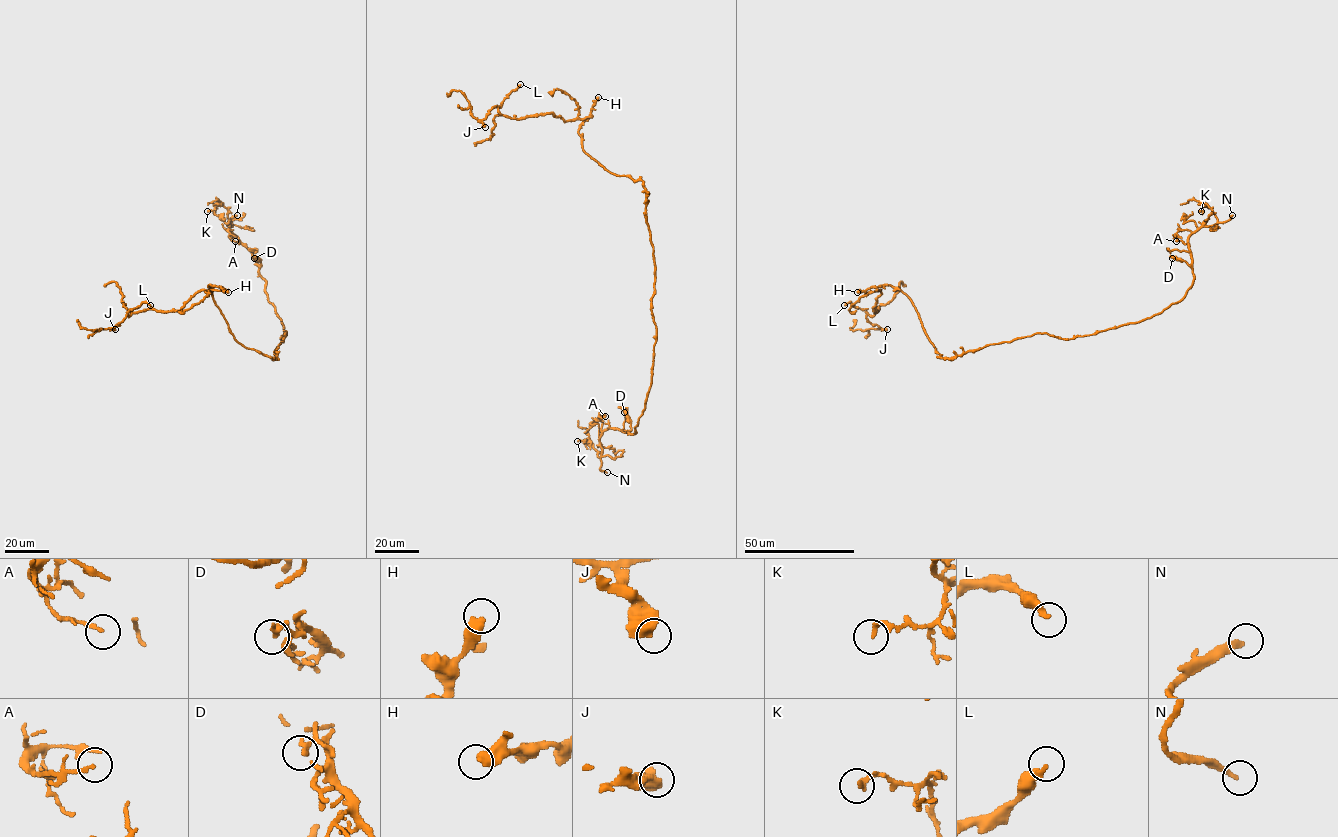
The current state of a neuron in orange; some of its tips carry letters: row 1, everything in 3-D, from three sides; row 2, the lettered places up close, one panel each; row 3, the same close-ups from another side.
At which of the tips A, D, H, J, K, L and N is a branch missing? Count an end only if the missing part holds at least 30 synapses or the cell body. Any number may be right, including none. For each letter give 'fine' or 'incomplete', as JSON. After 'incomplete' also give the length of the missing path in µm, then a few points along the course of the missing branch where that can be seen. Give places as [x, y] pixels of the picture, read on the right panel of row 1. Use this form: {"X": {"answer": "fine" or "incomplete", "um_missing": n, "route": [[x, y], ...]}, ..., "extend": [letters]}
{"A": {"answer": "fine"}, "D": {"answer": "fine"}, "H": {"answer": "fine"}, "J": {"answer": "fine"}, "K": {"answer": "fine"}, "L": {"answer": "fine"}, "N": {"answer": "incomplete", "um_missing": 30, "route": [[1232, 215], [1240, 227], [1246, 225], [1246, 232], [1251, 236], [1249, 252]]}, "extend": ["N"]}

